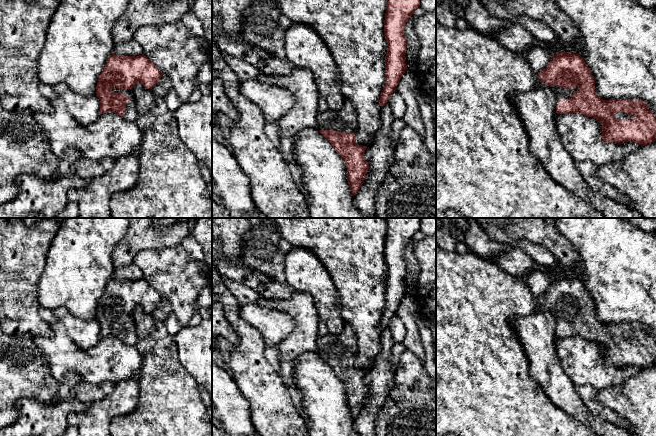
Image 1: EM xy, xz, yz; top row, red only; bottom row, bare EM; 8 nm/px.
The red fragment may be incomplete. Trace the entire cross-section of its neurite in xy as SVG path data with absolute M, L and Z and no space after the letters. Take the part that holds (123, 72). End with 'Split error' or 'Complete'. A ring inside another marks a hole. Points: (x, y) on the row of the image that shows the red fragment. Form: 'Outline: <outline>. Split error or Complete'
Outline: M112 53L96 86L100 113L114 112L127 121L135 122L138 113L133 98L133 86L140 82L145 88L152 89L161 76L162 72L144 54L120 56Z. Split error

